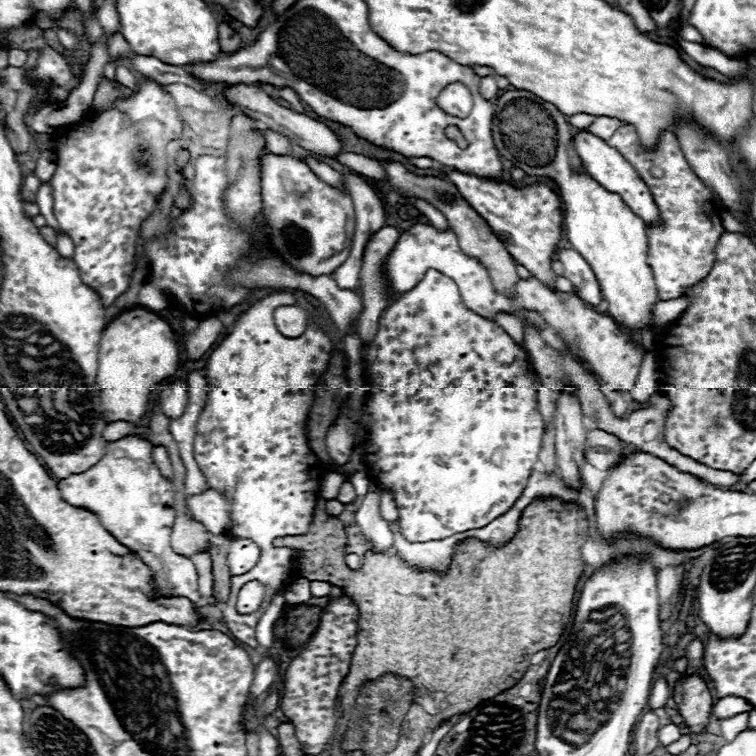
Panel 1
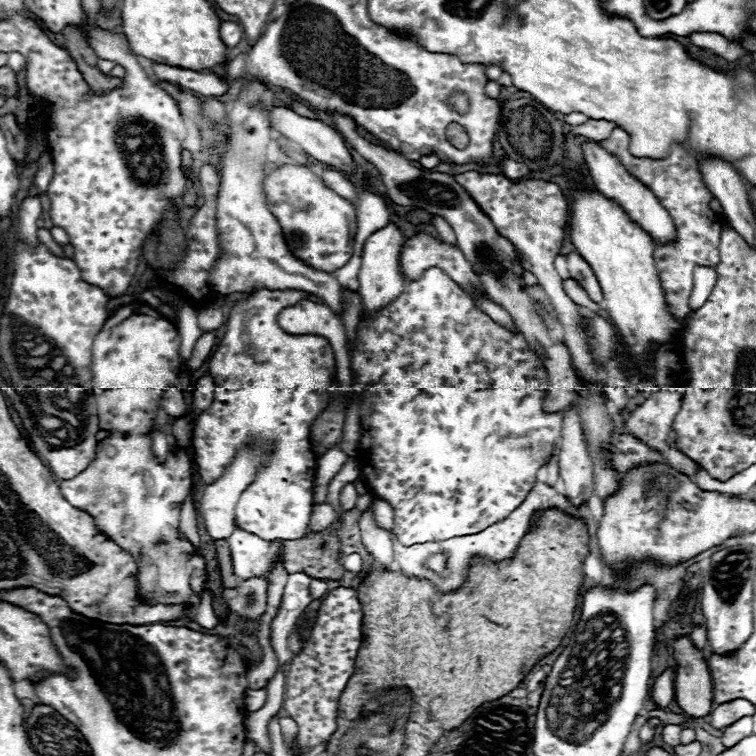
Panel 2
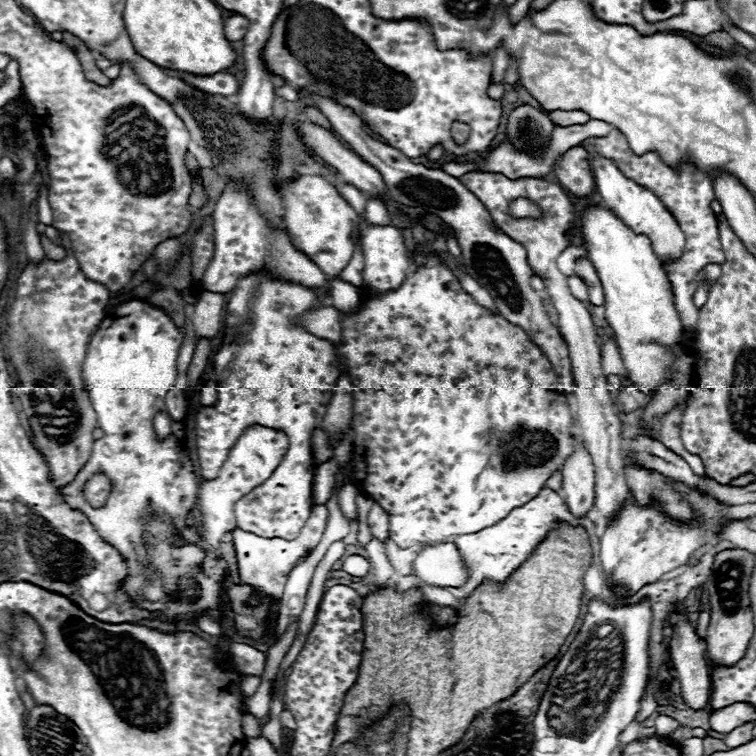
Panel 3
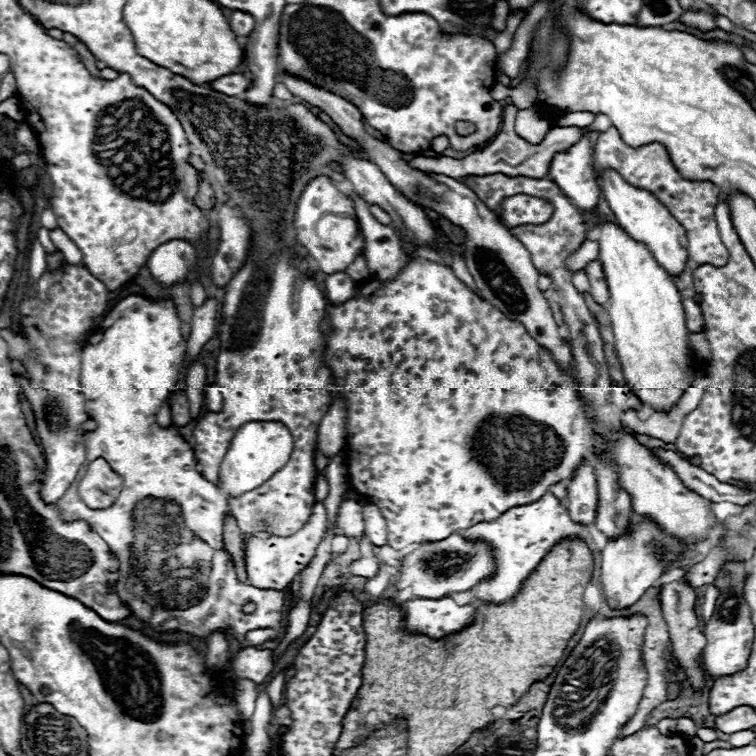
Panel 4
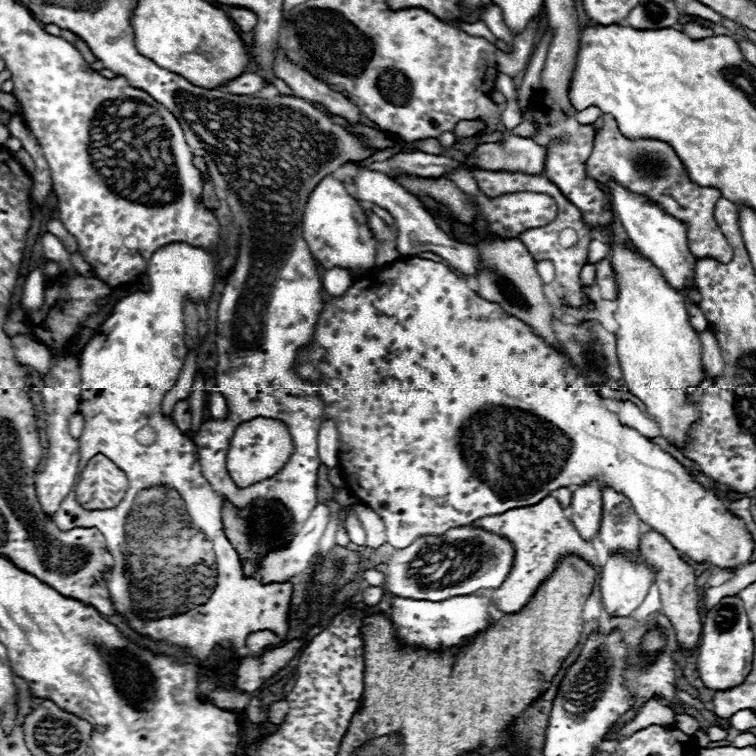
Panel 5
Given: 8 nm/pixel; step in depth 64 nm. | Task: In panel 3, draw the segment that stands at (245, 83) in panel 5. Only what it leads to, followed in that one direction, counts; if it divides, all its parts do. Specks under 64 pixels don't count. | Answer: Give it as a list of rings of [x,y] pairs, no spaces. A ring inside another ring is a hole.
[[[174,72],[178,74],[186,84],[190,84],[196,90],[202,90],[206,94],[220,94],[220,96],[232,96],[238,92],[238,82],[232,74],[212,74],[212,76],[194,76],[190,72]]]

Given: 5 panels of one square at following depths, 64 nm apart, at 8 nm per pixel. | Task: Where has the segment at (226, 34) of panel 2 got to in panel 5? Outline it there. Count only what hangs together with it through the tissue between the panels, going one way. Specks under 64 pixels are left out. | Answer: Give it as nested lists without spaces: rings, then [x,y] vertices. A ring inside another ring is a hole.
[[[232,6],[228,14],[230,14],[230,18],[232,18],[232,22],[236,24],[238,30],[242,30],[242,32],[250,32],[250,30],[254,30],[254,26],[256,26],[256,14],[254,14],[252,10]]]

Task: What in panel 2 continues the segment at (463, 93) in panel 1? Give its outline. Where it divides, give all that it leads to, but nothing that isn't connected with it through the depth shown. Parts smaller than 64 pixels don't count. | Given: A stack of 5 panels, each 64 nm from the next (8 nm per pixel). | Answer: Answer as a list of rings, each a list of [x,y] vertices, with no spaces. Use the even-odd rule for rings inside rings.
[[[452,94],[452,96],[448,96],[448,104],[458,112],[458,114],[466,114],[468,112],[468,98],[466,98],[466,94]]]

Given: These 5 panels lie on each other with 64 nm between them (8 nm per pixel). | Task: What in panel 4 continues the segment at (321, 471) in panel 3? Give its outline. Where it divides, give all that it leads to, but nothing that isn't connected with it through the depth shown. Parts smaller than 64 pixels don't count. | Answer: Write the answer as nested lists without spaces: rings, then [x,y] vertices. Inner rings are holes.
[[[322,472],[322,474],[318,474],[318,478],[316,478],[316,502],[324,502],[326,496],[328,496],[328,492],[330,492],[330,484],[328,484],[326,474]]]

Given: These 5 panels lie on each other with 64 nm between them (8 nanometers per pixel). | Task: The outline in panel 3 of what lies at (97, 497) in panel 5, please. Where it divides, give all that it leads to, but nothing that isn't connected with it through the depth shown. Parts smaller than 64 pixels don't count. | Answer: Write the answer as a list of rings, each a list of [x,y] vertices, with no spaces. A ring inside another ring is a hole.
[[[102,474],[96,476],[96,478],[88,484],[88,490],[86,490],[88,496],[96,496],[96,498],[108,496],[108,492],[110,492],[110,482],[108,482]]]

